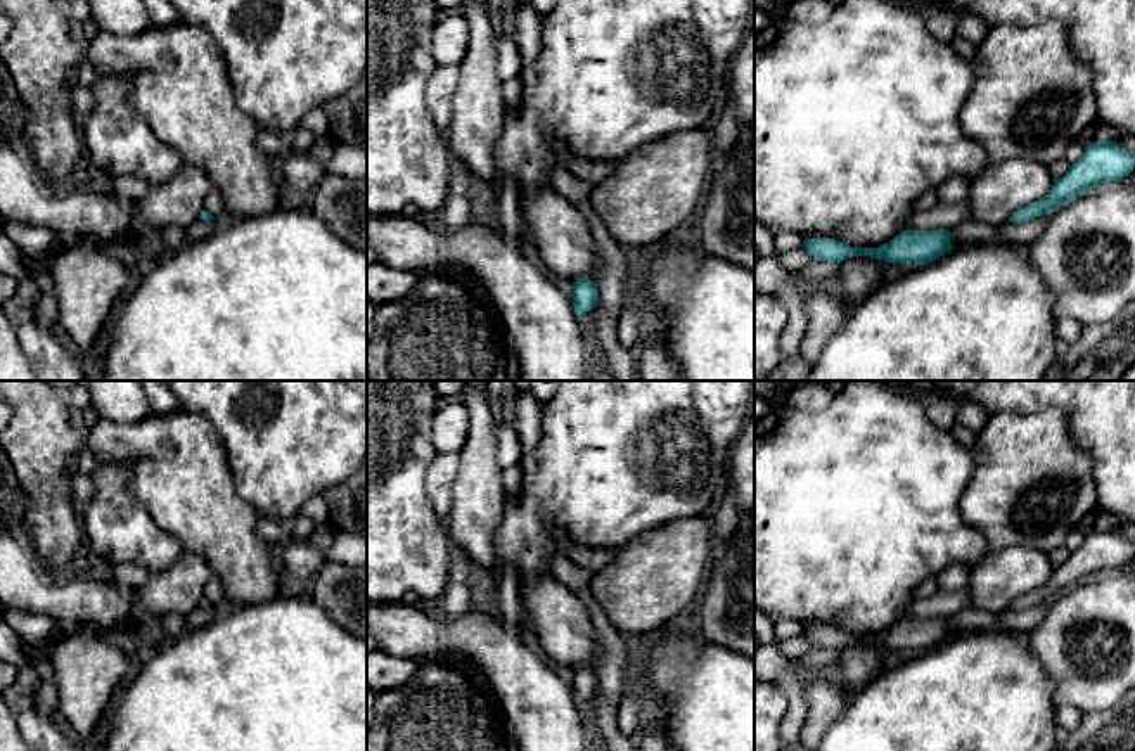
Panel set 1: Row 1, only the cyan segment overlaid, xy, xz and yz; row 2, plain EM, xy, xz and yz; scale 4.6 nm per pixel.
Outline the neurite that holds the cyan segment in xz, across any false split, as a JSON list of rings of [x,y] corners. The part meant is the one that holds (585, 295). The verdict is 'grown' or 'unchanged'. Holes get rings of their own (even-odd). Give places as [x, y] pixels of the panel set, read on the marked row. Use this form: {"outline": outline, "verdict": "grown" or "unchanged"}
{"outline": [[[588,277],[573,282],[571,299],[576,315],[581,317],[583,313],[590,311],[599,299],[597,284]]], "verdict": "unchanged"}

